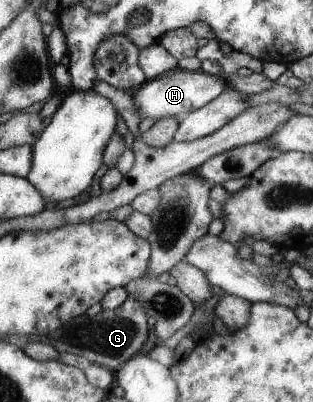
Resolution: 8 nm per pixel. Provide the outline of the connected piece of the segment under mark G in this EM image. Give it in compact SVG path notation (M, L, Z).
M127 295L124 302L115 309L104 309L91 317L82 313L44 335L54 342L52 347L58 353L77 354L114 372L124 361L139 352L140 346L146 340L150 322L137 296Z

